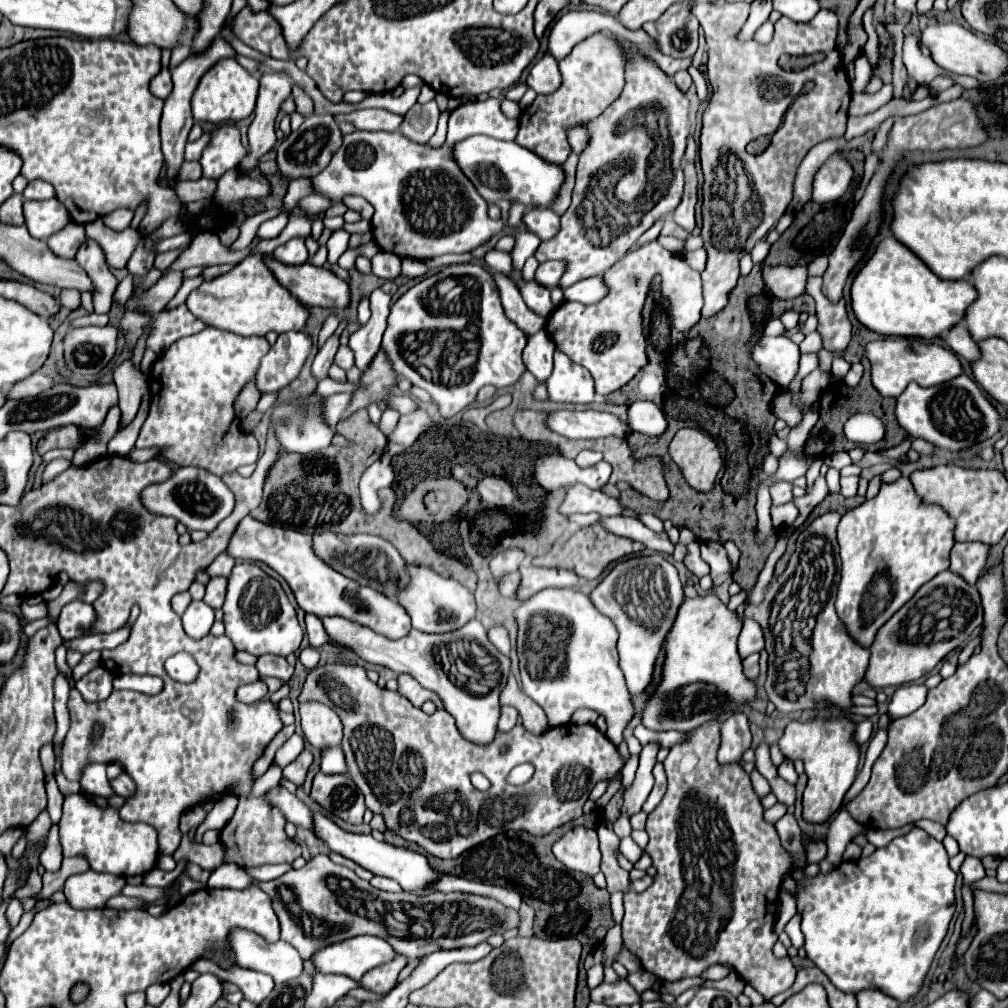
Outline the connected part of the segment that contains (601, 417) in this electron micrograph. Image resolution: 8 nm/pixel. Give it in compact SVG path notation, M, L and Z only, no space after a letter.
M555 410L547 414L547 428L567 438L605 438L619 436L625 438L631 434L631 428L621 422L617 416L599 410Z

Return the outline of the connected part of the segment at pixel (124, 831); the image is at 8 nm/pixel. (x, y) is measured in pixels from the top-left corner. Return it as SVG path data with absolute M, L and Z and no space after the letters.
M69 794L63 802L63 818L59 822L63 856L85 856L89 868L95 872L109 872L115 876L143 876L155 868L159 858L157 830L147 824L129 824L119 818L113 806L101 808L85 800L81 794Z

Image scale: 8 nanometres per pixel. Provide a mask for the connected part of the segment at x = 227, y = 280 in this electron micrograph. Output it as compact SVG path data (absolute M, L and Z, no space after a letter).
M261 254L245 258L227 274L203 282L187 296L187 308L207 326L229 330L241 336L265 336L271 330L277 334L303 330L309 316L305 306L295 296L289 296L285 288L281 288L271 270L265 266Z

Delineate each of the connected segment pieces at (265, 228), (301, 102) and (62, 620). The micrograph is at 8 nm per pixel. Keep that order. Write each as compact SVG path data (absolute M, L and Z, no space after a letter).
M281 212L279 216L271 218L271 220L265 220L259 228L257 228L257 238L275 238L287 224L287 214Z
M295 86L293 88L293 100L295 100L295 112L301 114L301 116L311 116L313 114L313 100L299 88Z
M73 600L61 610L57 618L57 628L63 640L71 640L83 636L89 624L93 624L93 618L95 610L91 604Z

